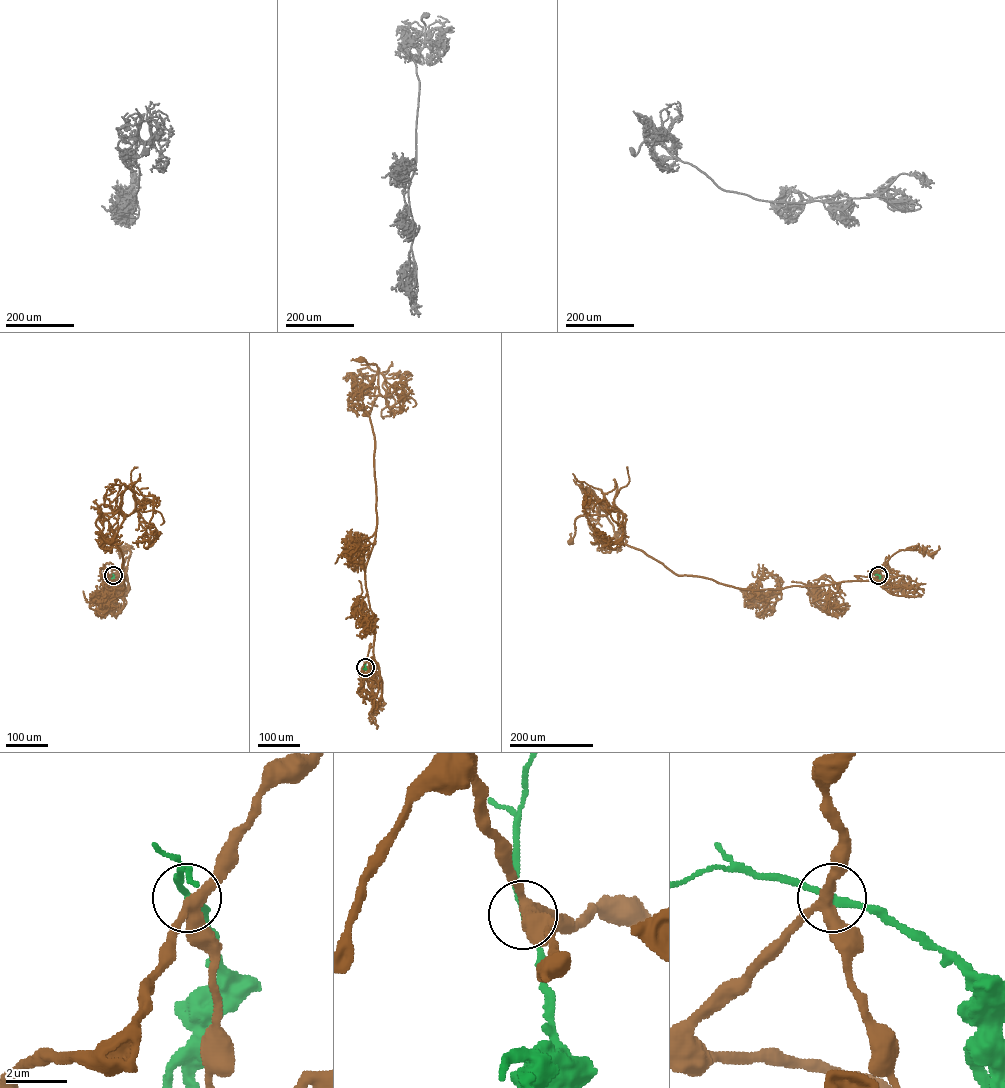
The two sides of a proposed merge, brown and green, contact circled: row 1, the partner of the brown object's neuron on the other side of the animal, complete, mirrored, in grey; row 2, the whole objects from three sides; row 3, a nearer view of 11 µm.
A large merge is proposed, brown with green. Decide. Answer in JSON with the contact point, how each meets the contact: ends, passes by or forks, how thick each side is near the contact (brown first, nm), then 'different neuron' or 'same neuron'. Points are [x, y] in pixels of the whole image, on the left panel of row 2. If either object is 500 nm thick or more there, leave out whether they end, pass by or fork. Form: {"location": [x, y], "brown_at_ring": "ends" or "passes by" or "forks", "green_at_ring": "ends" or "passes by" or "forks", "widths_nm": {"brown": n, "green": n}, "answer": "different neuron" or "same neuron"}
{"location": [113, 575], "brown_at_ring": "forks", "green_at_ring": "passes by", "widths_nm": {"brown": 360, "green": 220}, "answer": "different neuron"}

